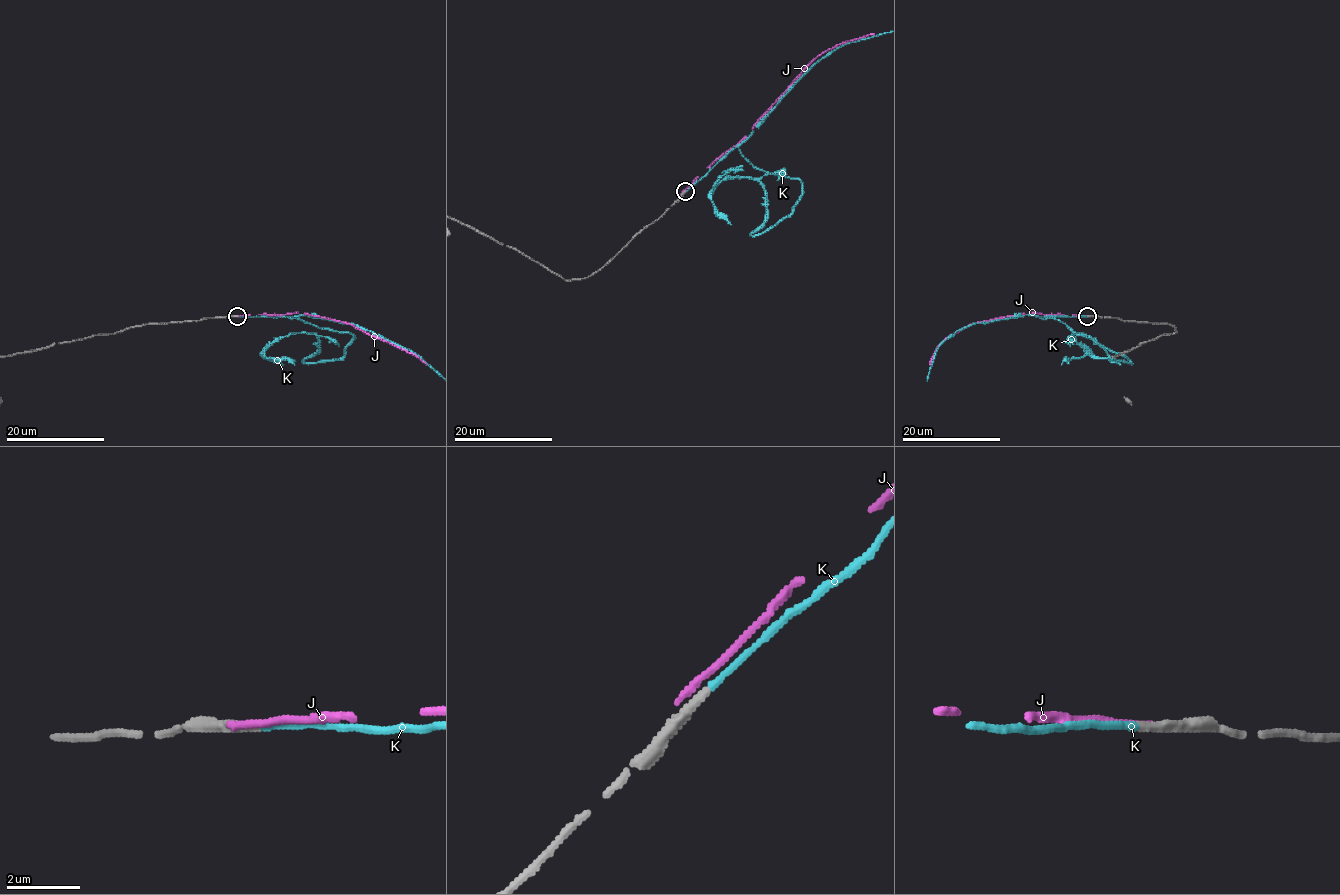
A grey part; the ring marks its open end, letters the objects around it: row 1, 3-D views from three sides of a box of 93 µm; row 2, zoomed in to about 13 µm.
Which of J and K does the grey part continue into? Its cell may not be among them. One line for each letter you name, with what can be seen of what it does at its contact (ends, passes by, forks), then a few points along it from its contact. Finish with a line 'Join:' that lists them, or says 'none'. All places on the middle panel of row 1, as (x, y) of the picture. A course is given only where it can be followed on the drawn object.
K: It ends there
Join: K

